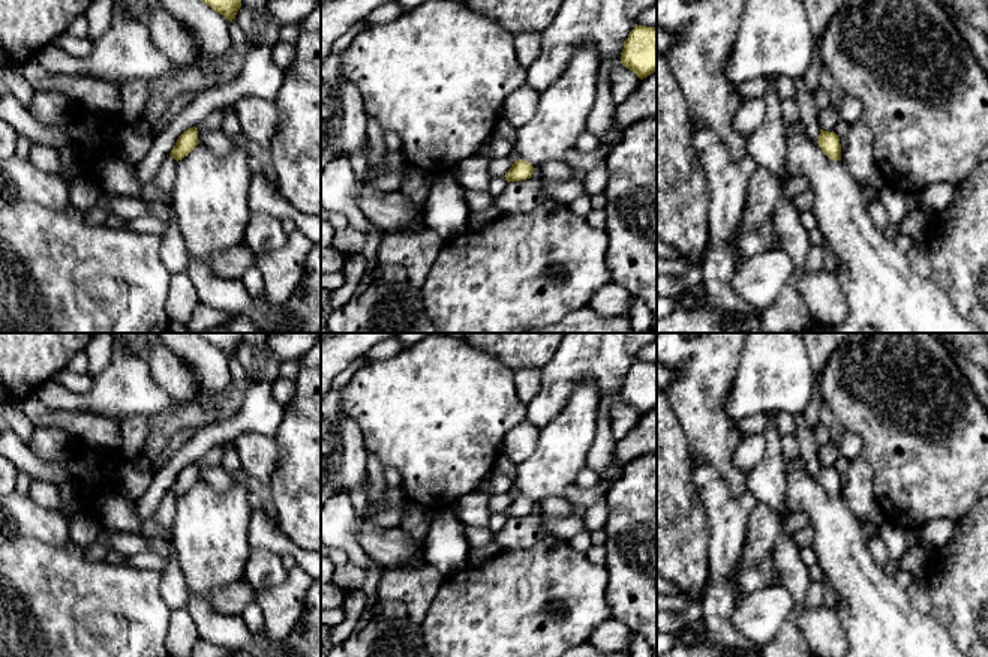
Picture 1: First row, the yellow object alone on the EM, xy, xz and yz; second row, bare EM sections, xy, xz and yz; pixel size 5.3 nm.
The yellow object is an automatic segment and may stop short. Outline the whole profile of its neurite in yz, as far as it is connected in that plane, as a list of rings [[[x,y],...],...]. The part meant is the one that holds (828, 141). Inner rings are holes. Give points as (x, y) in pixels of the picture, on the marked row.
[[[820,129],[817,144],[829,159],[841,160],[841,144],[838,135],[834,130],[828,132]]]

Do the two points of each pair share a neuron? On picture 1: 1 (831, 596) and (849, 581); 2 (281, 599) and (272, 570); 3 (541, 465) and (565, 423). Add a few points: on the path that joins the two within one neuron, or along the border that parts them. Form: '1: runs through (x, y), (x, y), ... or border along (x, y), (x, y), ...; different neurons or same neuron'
1: border along (823, 576), (837, 594), (835, 609); different neurons
2: border along (288, 572), (282, 582), (258, 591); different neurons
3: runs through (552, 455), (564, 443), (565, 434); same neuron

